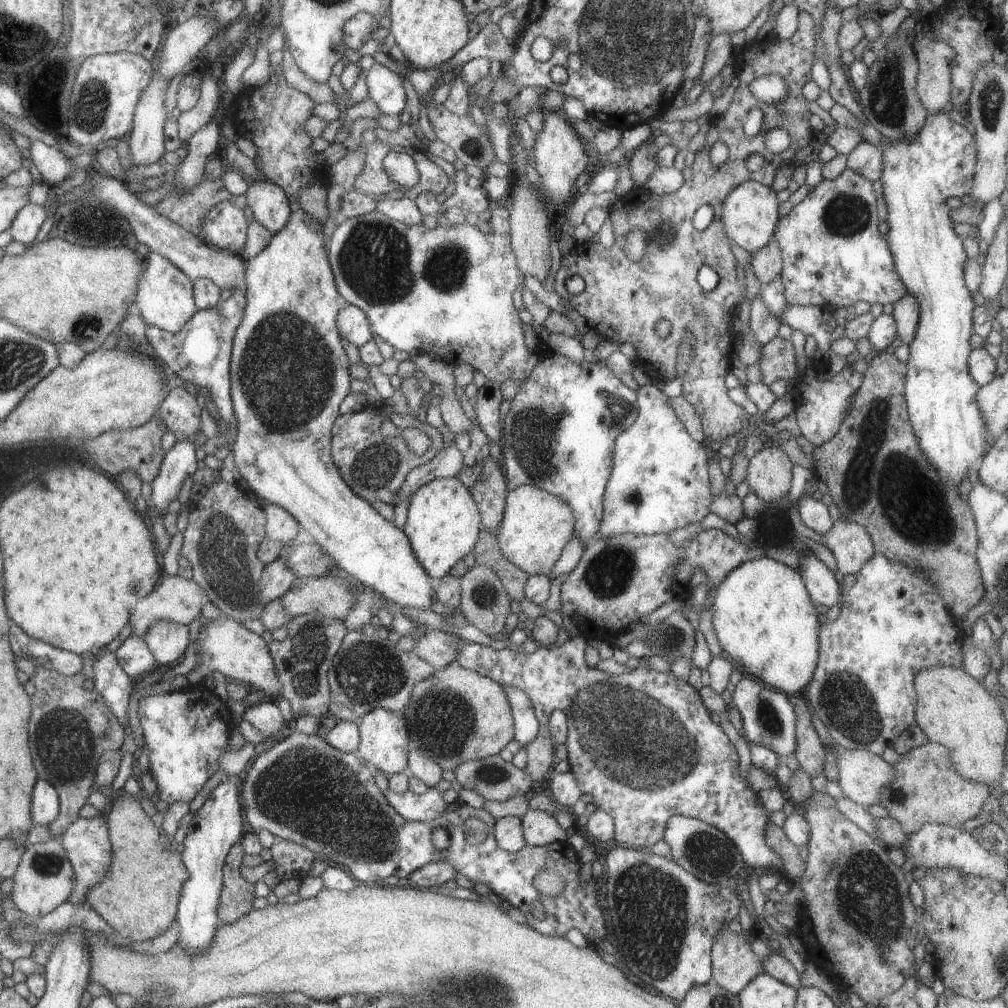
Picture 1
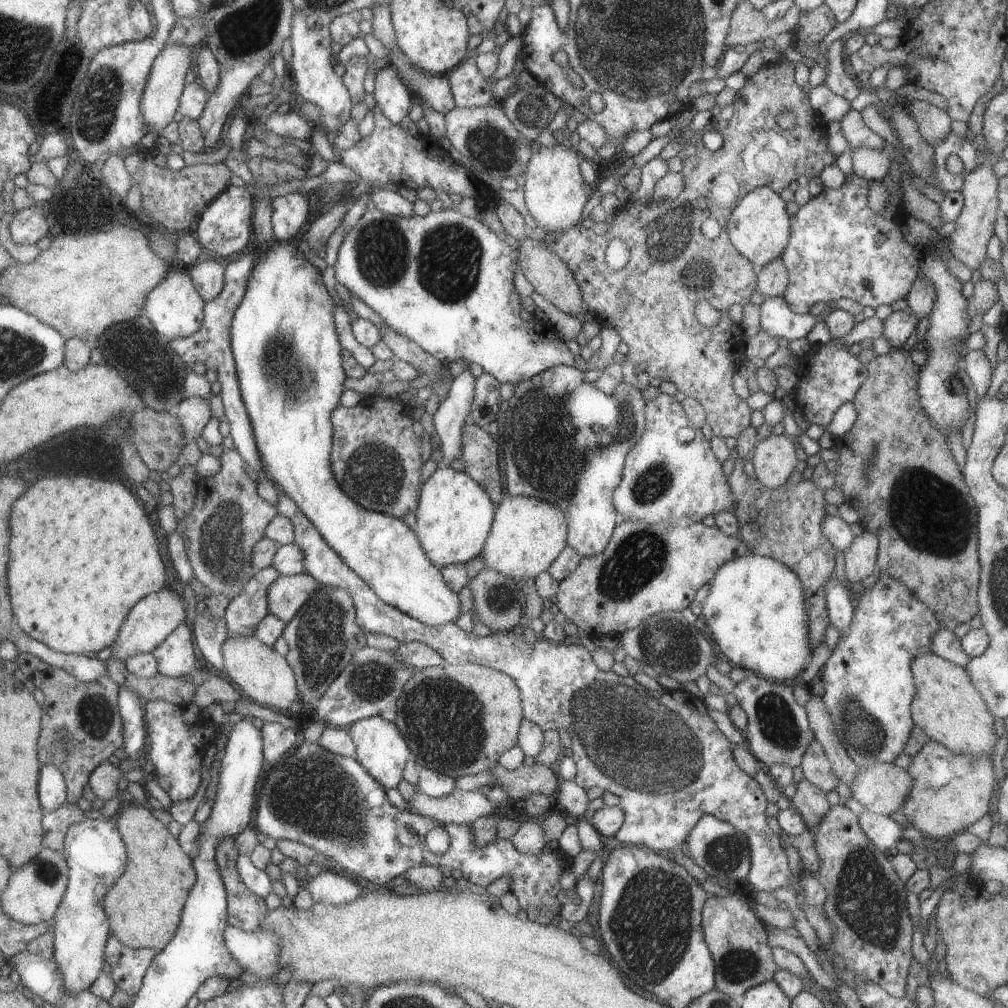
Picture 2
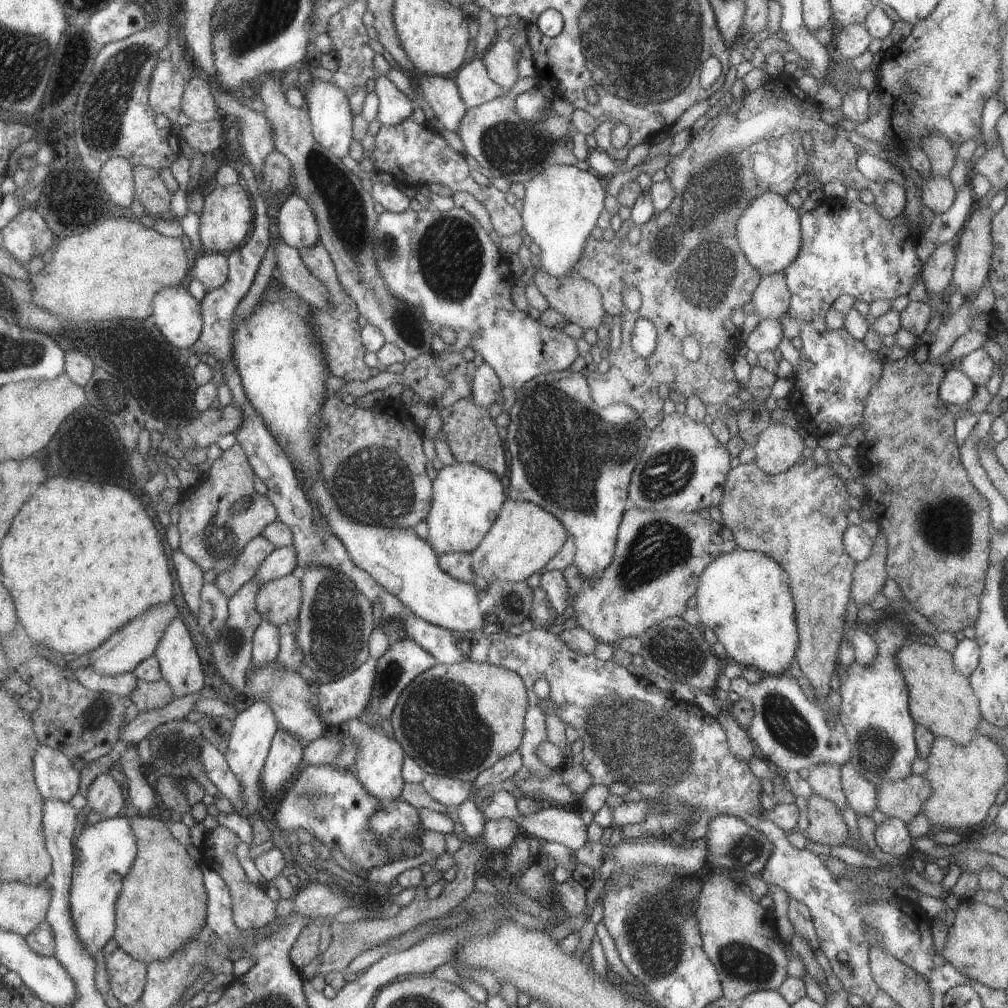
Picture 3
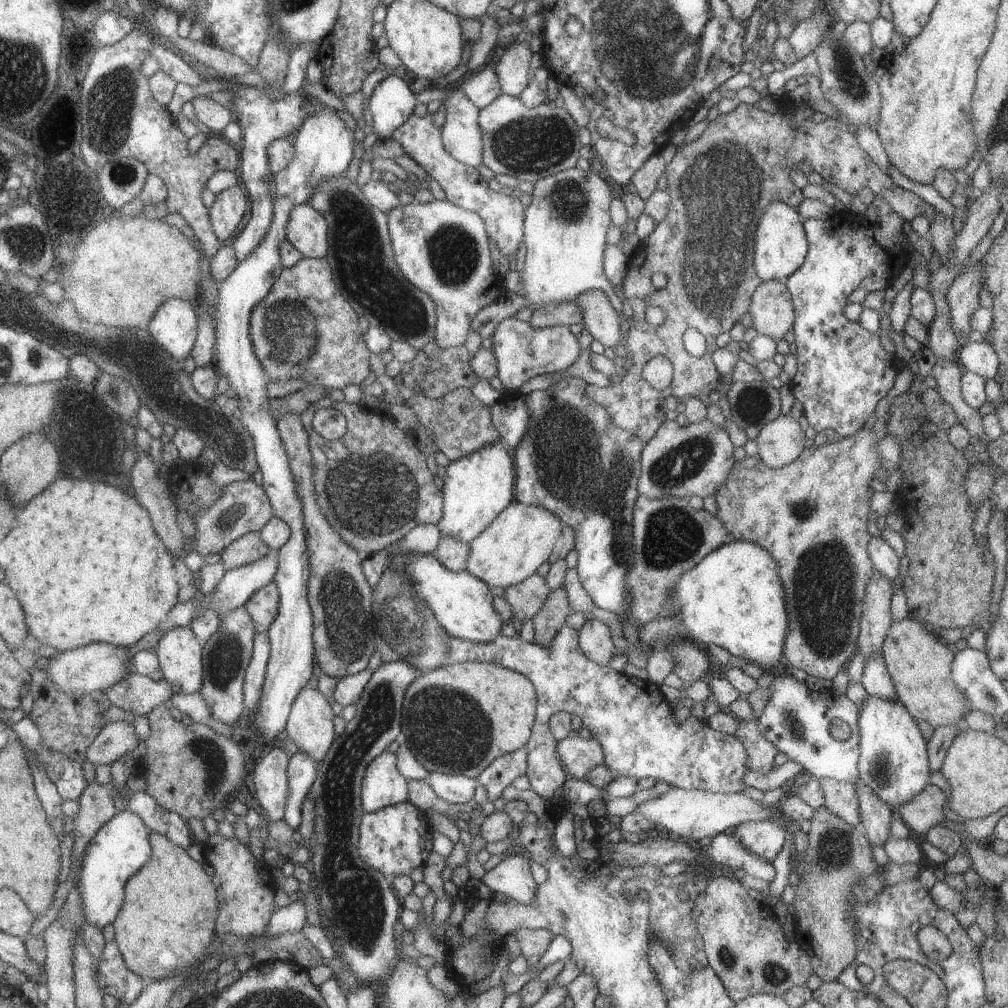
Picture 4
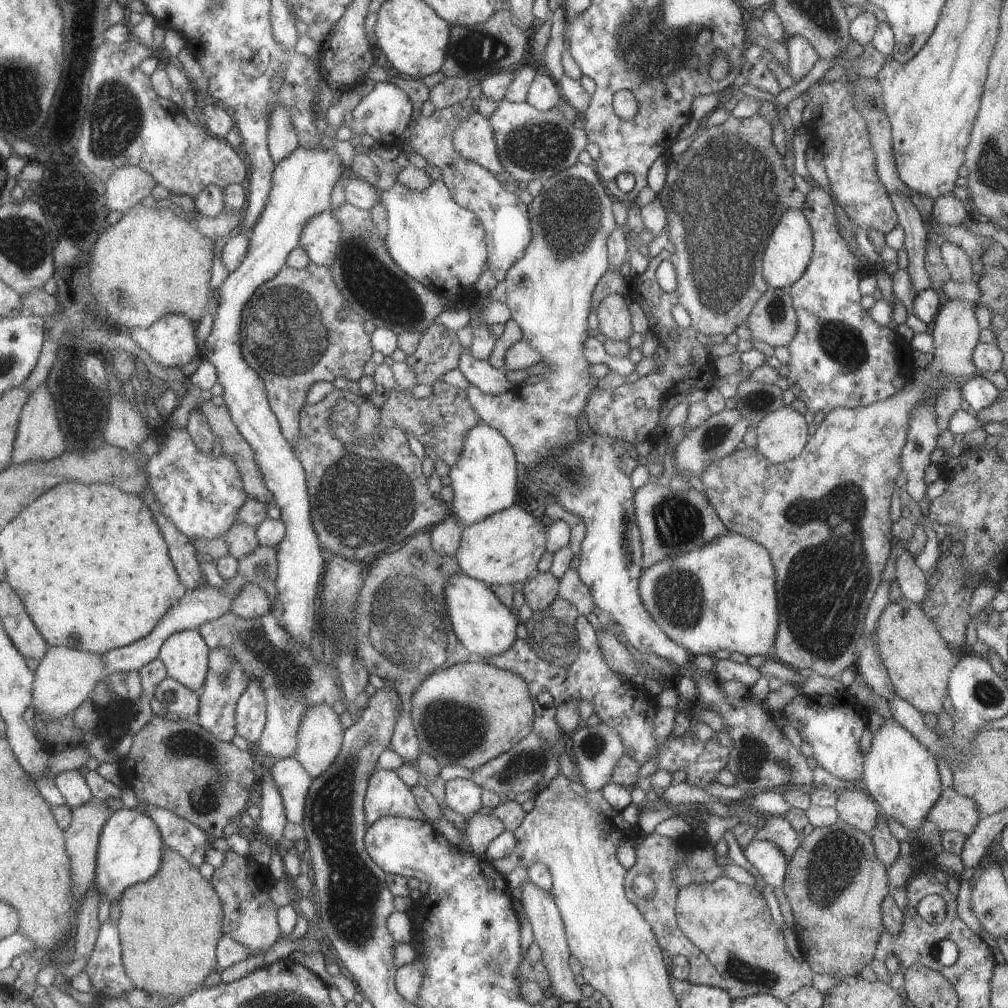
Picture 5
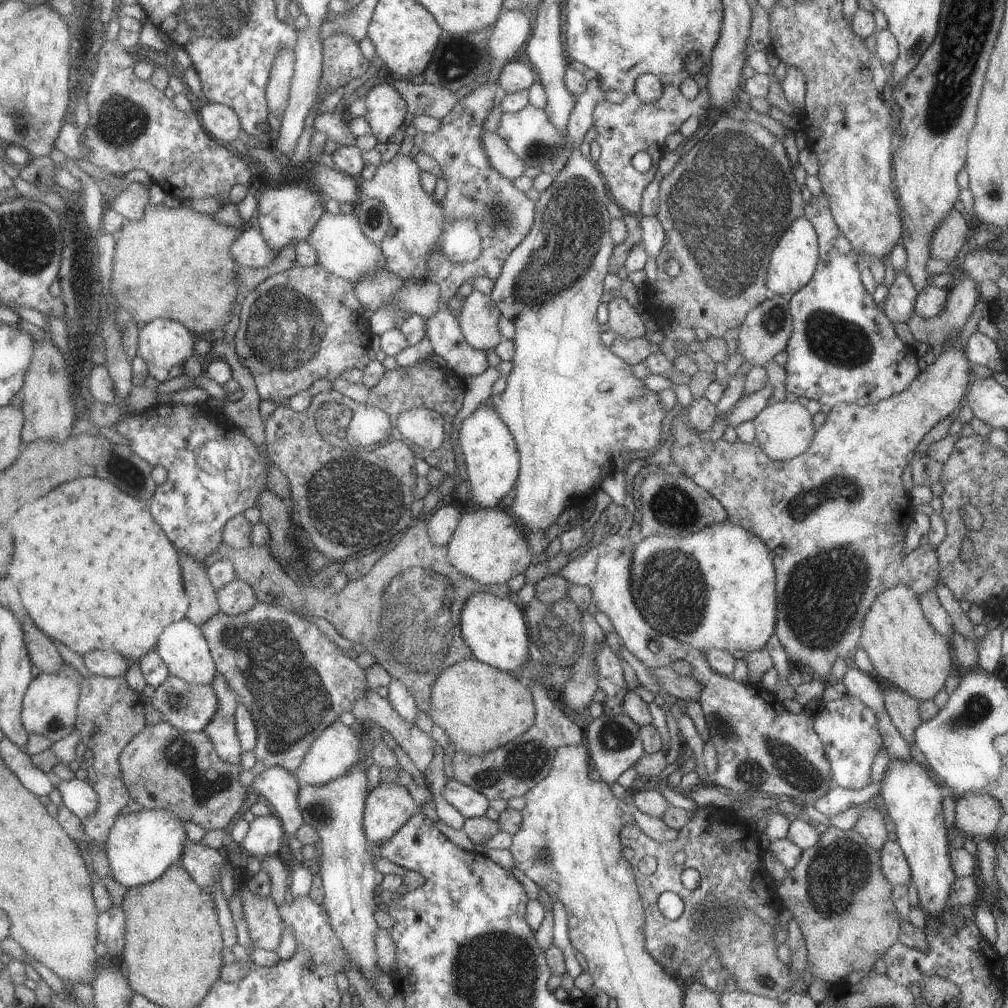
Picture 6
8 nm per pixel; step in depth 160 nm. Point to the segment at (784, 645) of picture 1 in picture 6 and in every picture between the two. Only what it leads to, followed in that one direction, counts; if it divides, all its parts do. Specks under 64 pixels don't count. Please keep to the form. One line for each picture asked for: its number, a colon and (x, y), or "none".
2: (754, 608)
3: (743, 596)
4: (732, 598)
5: (721, 596)
6: (715, 589)

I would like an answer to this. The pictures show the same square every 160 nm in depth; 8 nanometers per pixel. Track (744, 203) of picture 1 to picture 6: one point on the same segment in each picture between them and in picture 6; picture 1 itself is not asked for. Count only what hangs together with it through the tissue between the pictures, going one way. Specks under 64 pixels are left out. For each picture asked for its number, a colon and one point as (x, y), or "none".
2: (758, 228)
3: (769, 234)
4: (780, 247)
5: (789, 249)
6: (793, 259)

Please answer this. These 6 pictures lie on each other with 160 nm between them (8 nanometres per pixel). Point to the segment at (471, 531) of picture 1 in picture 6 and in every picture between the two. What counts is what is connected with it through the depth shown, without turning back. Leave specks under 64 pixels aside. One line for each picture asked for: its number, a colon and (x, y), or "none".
2: (454, 517)
3: (466, 499)
4: (477, 487)
5: (484, 479)
6: (490, 455)

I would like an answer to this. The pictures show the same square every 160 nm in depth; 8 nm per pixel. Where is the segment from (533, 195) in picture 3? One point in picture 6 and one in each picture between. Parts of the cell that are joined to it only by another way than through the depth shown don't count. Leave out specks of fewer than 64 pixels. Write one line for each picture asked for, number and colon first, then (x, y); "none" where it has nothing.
4: (564, 227)
5: (548, 292)
6: (569, 402)

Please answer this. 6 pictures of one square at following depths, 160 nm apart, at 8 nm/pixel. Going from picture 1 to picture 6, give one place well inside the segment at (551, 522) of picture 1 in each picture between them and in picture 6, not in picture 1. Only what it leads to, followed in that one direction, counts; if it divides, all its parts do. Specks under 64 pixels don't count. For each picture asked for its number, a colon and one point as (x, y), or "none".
2: (526, 535)
3: (524, 537)
4: (520, 538)
5: (504, 548)
6: (487, 545)

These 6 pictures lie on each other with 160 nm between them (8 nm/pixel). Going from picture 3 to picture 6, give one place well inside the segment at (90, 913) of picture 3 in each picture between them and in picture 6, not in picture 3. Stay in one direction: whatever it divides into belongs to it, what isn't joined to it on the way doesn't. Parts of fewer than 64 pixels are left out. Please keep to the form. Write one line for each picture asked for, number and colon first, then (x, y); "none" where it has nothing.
4: (120, 847)
5: (129, 849)
6: (140, 845)

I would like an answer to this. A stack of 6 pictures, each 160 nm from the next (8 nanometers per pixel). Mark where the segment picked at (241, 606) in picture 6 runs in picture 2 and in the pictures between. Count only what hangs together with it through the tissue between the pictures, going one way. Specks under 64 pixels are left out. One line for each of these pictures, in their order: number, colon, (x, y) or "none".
2: (287, 594)
3: (278, 601)
4: (262, 606)
5: (250, 602)

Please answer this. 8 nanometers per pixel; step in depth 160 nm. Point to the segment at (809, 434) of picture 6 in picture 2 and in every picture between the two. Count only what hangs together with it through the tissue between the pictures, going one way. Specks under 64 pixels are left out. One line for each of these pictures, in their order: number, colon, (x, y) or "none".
2: (775, 457)
3: (778, 447)
4: (779, 442)
5: (781, 434)

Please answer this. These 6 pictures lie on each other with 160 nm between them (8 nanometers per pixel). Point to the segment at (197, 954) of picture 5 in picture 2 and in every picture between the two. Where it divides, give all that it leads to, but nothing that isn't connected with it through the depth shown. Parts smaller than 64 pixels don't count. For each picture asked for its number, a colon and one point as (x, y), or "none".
2: (143, 906)
3: (162, 903)
4: (167, 920)

